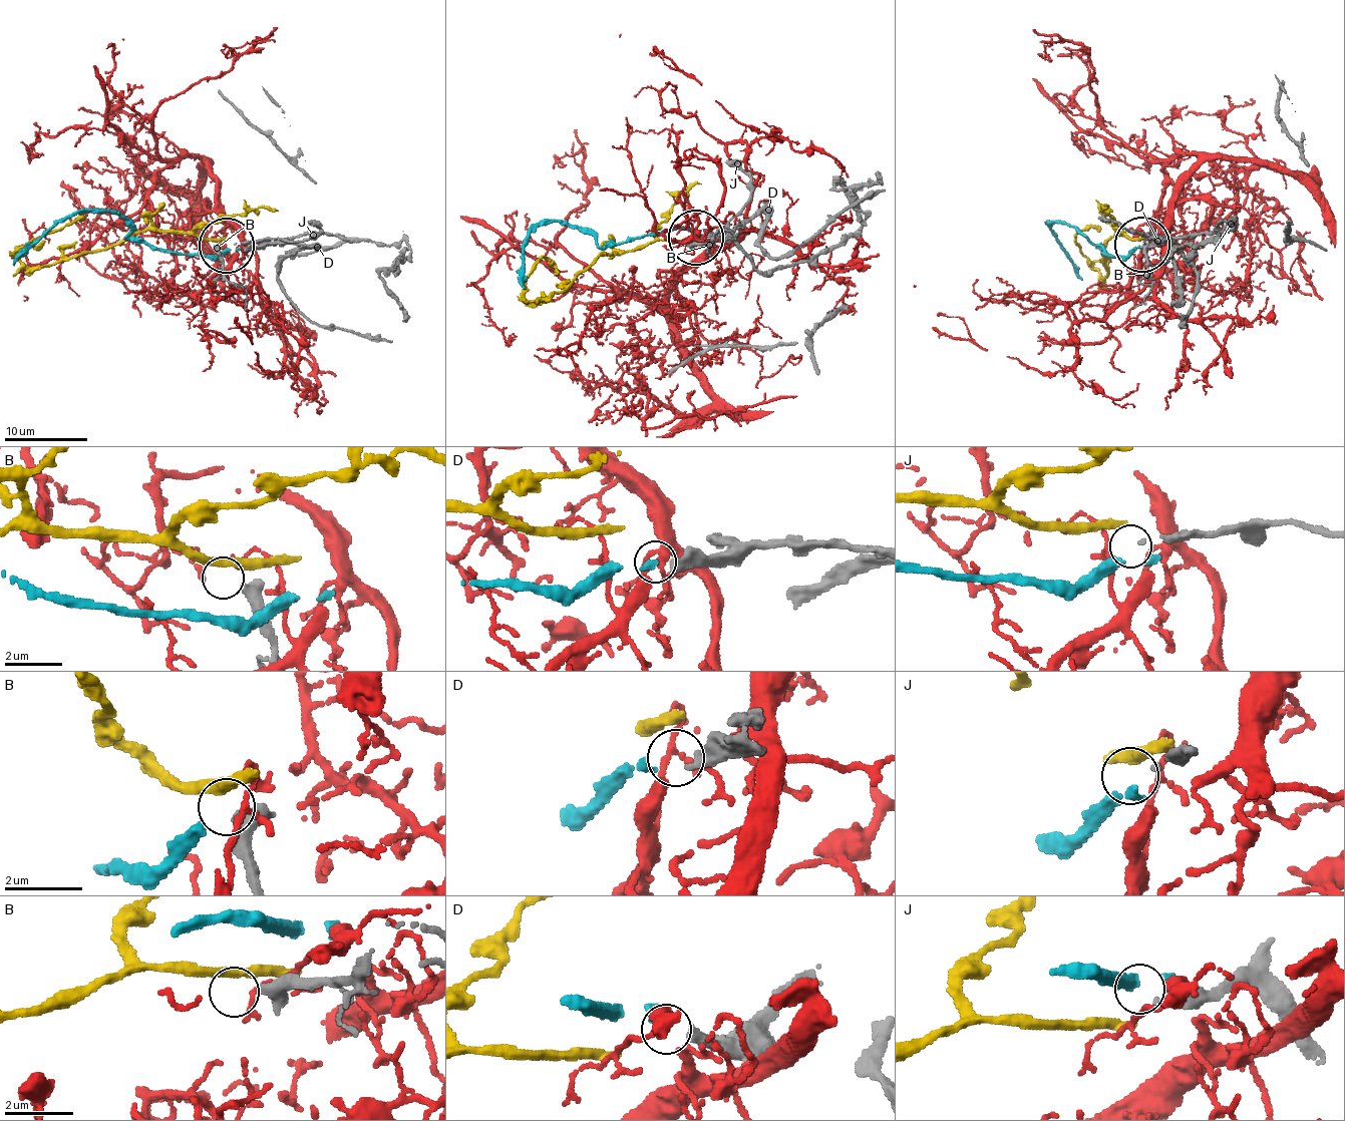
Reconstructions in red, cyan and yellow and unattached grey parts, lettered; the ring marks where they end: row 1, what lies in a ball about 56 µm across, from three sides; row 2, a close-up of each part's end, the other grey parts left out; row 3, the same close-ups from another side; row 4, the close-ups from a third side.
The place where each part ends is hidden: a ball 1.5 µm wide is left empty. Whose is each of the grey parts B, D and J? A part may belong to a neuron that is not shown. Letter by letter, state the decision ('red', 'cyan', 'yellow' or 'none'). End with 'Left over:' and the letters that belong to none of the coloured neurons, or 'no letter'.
B: none
D: cyan
J: none
Left over: B, J

